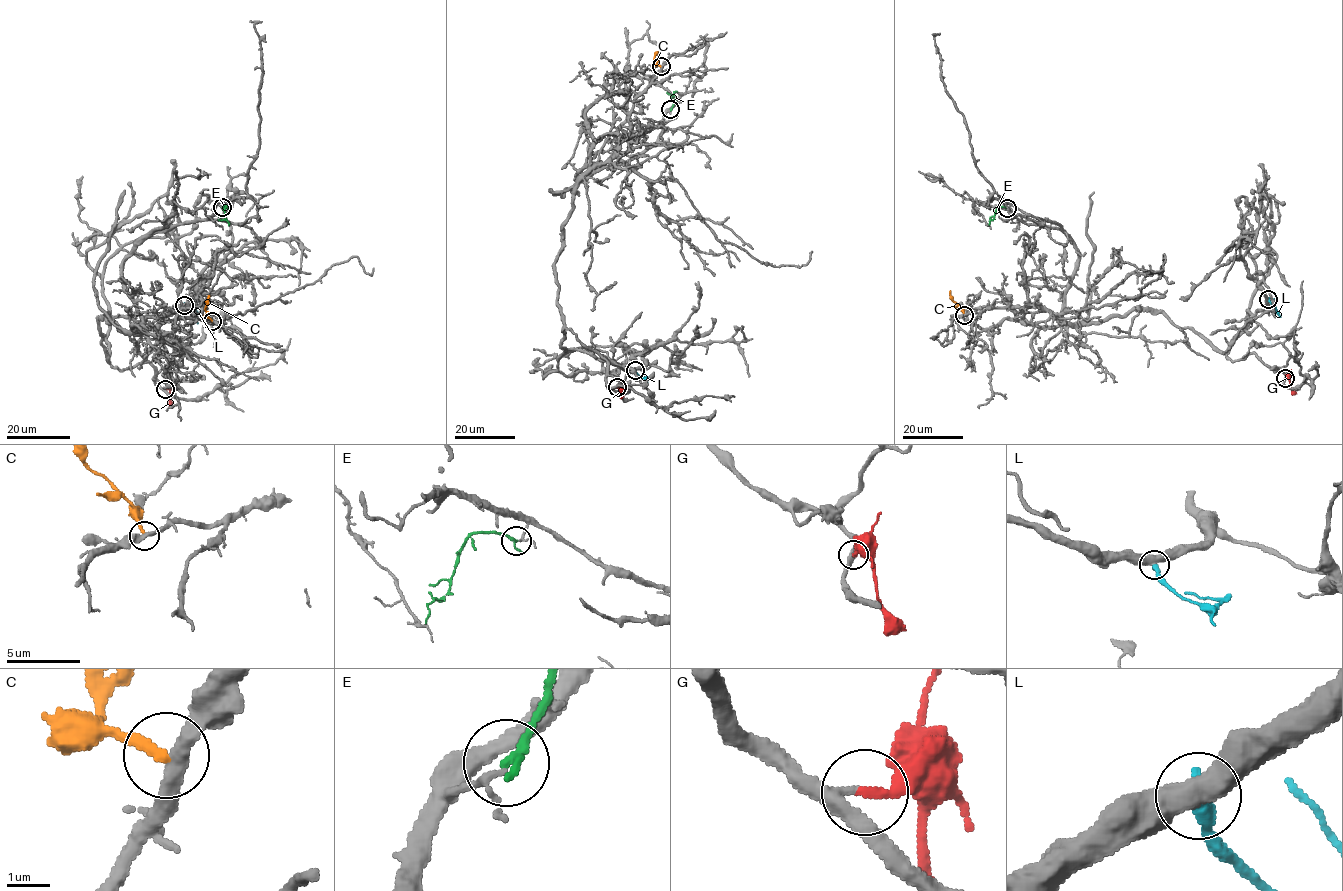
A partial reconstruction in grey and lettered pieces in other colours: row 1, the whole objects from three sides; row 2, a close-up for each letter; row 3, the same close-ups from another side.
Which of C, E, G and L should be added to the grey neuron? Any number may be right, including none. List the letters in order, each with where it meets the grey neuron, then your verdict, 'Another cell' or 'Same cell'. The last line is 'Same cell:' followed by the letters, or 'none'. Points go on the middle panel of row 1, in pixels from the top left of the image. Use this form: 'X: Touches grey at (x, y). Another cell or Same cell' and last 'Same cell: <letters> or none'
C: Touches grey at (661, 66). Another cell
E: Touches grey at (670, 109). Another cell
G: Touches grey at (617, 387). Same cell
L: Touches grey at (635, 370). Another cell
Same cell: G

